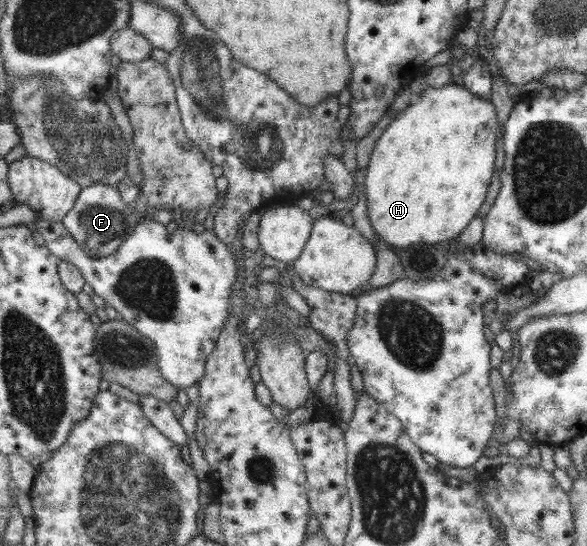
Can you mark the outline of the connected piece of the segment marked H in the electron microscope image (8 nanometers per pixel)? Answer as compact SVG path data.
M455 80L445 86L428 87L419 98L399 112L379 137L365 175L367 215L375 234L389 245L439 244L452 241L478 215L494 177L498 132L495 106L477 98Z

